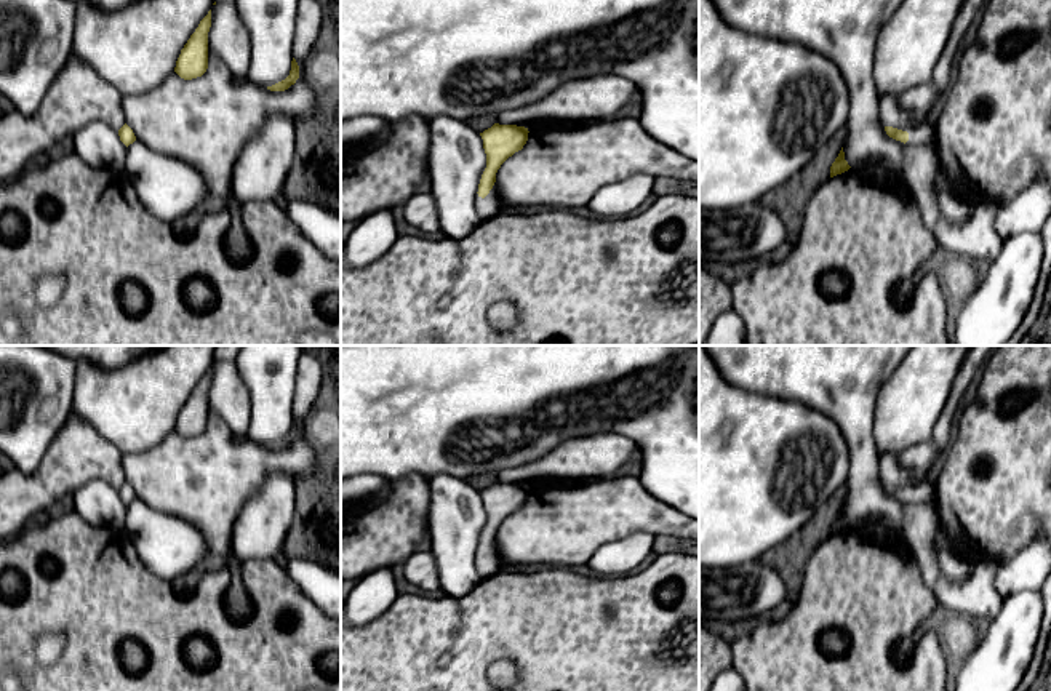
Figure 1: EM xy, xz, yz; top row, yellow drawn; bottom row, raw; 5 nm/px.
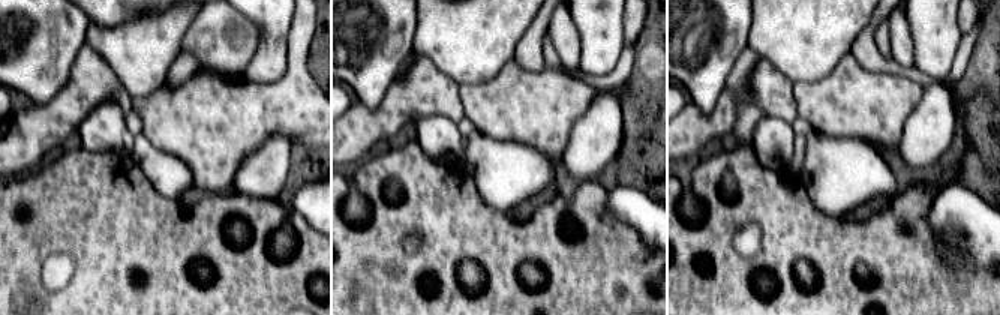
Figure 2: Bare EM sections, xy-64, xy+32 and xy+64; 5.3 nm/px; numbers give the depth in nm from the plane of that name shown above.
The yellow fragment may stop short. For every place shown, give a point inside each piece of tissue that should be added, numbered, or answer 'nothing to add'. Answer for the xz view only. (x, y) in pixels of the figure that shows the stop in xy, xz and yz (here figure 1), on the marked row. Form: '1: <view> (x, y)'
1: xz (488, 207)

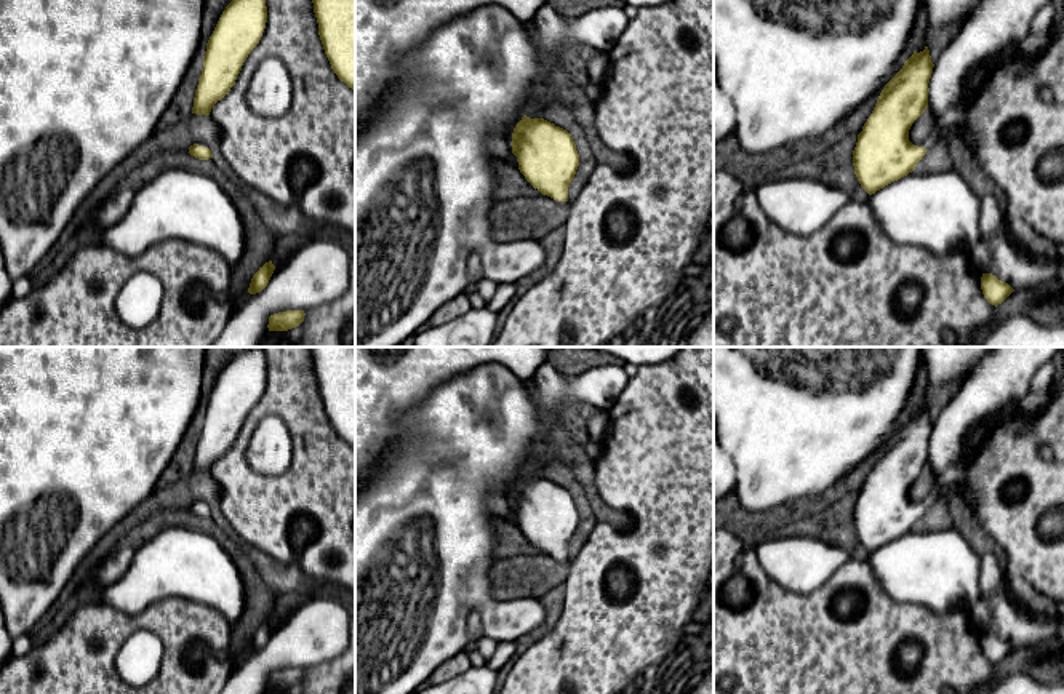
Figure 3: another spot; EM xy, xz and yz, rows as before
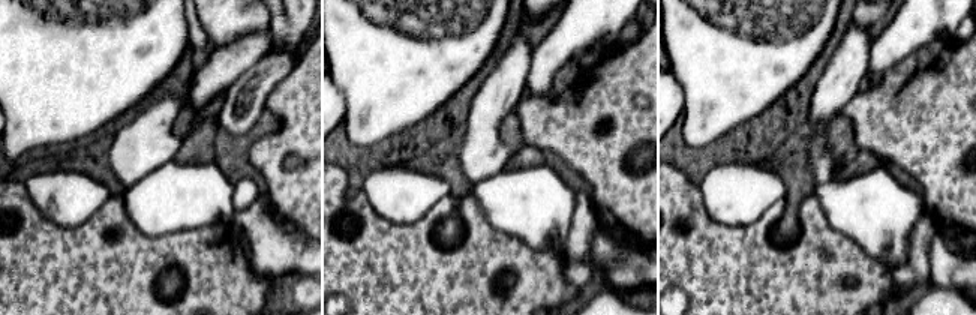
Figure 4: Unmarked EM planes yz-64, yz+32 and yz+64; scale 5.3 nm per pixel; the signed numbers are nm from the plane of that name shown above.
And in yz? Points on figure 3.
1: yz (952, 114)

